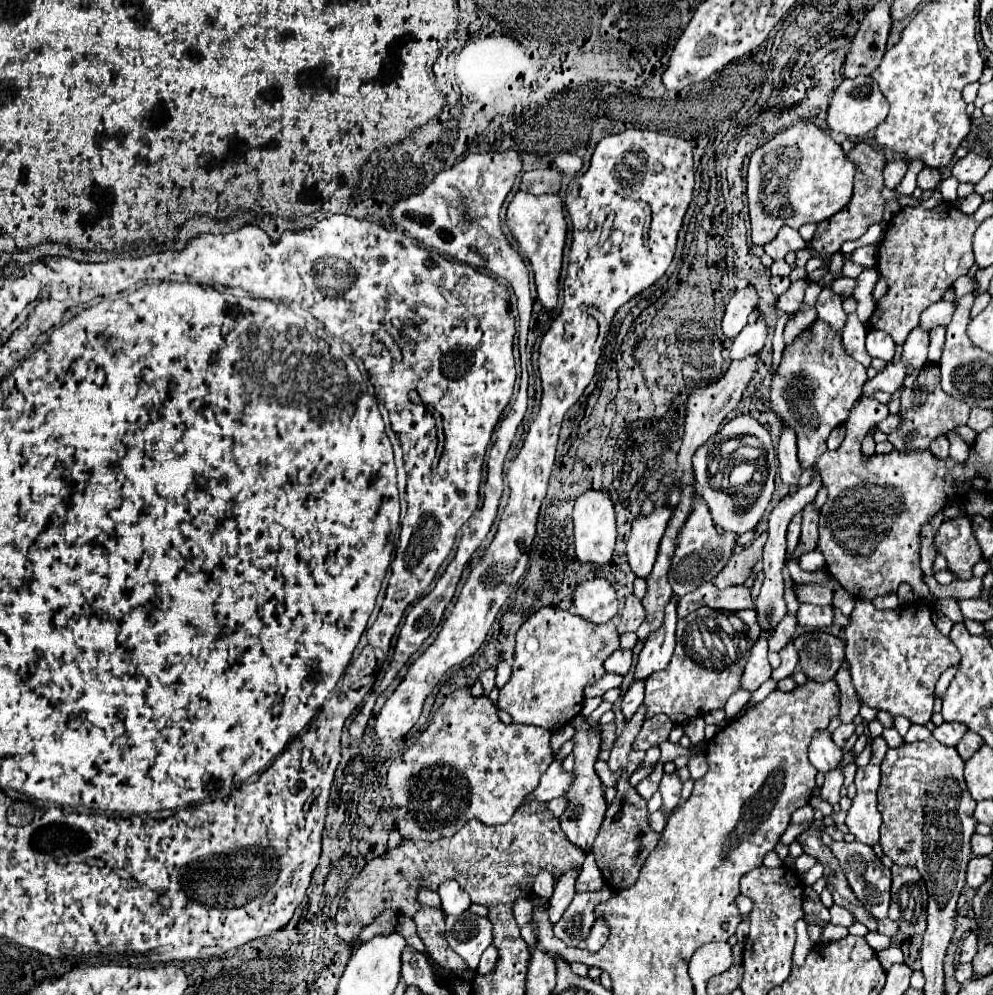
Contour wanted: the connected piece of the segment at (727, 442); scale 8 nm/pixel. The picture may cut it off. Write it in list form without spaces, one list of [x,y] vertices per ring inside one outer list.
[[[737,416],[697,450],[693,470],[697,492],[707,502],[715,526],[741,536],[757,526],[773,494],[777,458],[771,434],[755,418]]]

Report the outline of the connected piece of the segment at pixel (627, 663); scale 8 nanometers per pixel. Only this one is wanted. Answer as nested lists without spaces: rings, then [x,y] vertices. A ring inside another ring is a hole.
[[[615,650],[607,660],[605,660],[605,670],[613,672],[613,674],[627,674],[627,670],[631,668],[631,650]]]

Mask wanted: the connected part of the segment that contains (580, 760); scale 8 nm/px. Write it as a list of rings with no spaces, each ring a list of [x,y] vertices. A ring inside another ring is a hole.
[[[579,714],[575,720],[571,720],[569,726],[573,726],[573,730],[575,730],[575,734],[573,734],[573,742],[575,742],[575,746],[573,746],[573,756],[575,756],[573,774],[575,774],[575,778],[573,778],[569,790],[565,792],[567,808],[559,820],[561,820],[561,830],[567,834],[567,838],[575,846],[589,852],[593,842],[595,842],[595,836],[601,828],[601,822],[605,818],[605,810],[607,810],[603,784],[595,772],[595,762],[597,762],[599,752],[601,752],[601,730],[599,730],[599,724],[591,726],[583,714]]]

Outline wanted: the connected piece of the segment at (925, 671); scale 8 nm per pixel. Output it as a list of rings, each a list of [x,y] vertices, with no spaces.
[[[859,598],[859,600],[855,602],[855,610],[851,612],[851,622],[849,622],[849,626],[845,628],[845,634],[847,634],[847,640],[845,640],[845,644],[847,644],[847,648],[845,648],[845,658],[847,658],[847,662],[849,662],[849,670],[851,670],[851,676],[853,676],[853,686],[855,686],[855,690],[857,690],[857,696],[861,698],[861,702],[867,704],[867,706],[871,706],[871,708],[887,710],[887,712],[891,712],[893,716],[905,716],[905,718],[909,718],[909,720],[915,722],[915,724],[927,724],[927,722],[931,720],[931,712],[933,712],[933,704],[935,704],[935,696],[933,696],[933,694],[935,694],[935,684],[937,684],[939,676],[941,676],[947,668],[957,666],[959,660],[961,660],[961,654],[959,654],[957,646],[955,646],[947,636],[943,636],[943,634],[937,630],[937,626],[933,624],[933,608],[931,608],[927,602],[917,600],[917,604],[903,604],[903,606],[899,606],[897,610],[877,610],[877,608],[871,604],[871,600],[861,600],[861,598]]]

